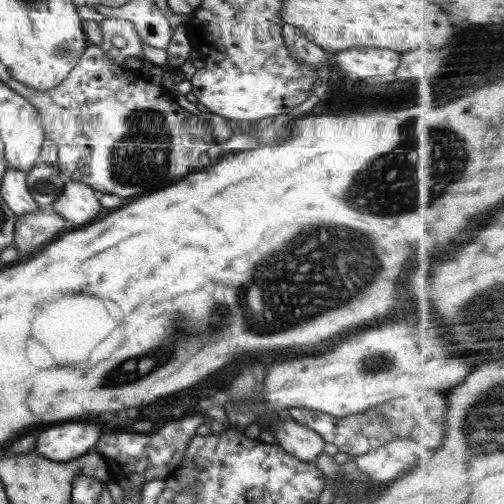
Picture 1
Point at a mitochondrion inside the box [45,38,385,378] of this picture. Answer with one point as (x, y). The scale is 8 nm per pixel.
(137, 162)

